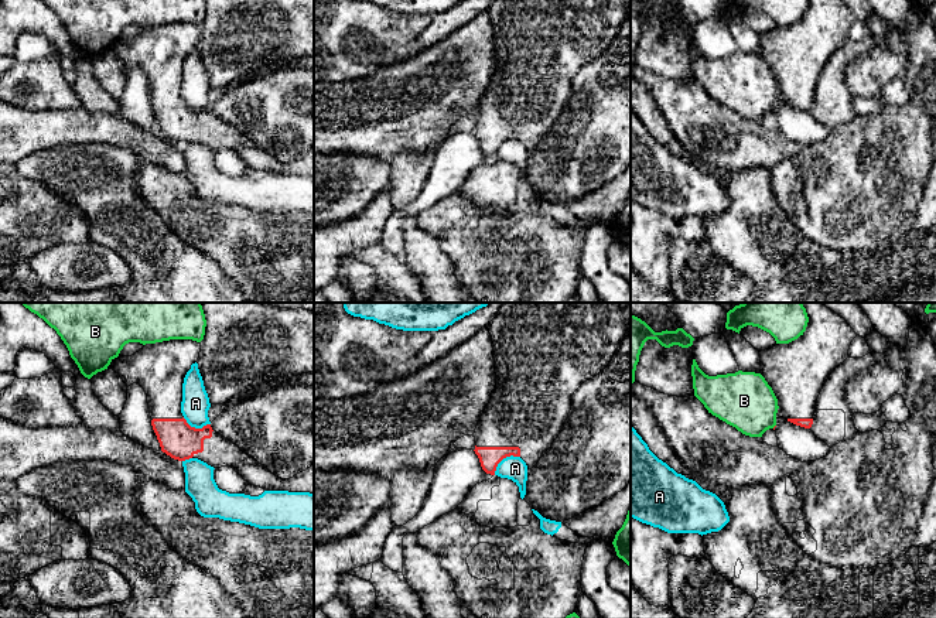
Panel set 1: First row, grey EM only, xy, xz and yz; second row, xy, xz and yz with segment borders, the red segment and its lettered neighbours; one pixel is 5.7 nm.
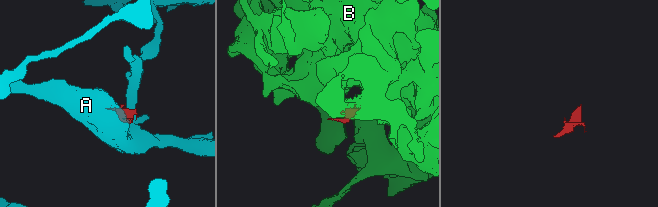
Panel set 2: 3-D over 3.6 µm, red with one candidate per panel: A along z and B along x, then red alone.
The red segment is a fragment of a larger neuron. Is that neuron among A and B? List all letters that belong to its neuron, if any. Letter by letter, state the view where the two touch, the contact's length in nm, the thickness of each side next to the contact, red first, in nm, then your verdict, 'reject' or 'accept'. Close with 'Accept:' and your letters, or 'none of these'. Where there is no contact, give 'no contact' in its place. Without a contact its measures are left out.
A: xz | 190 nm | 120/140 nm | reject
B: no contact | reject
Accept: none of these

